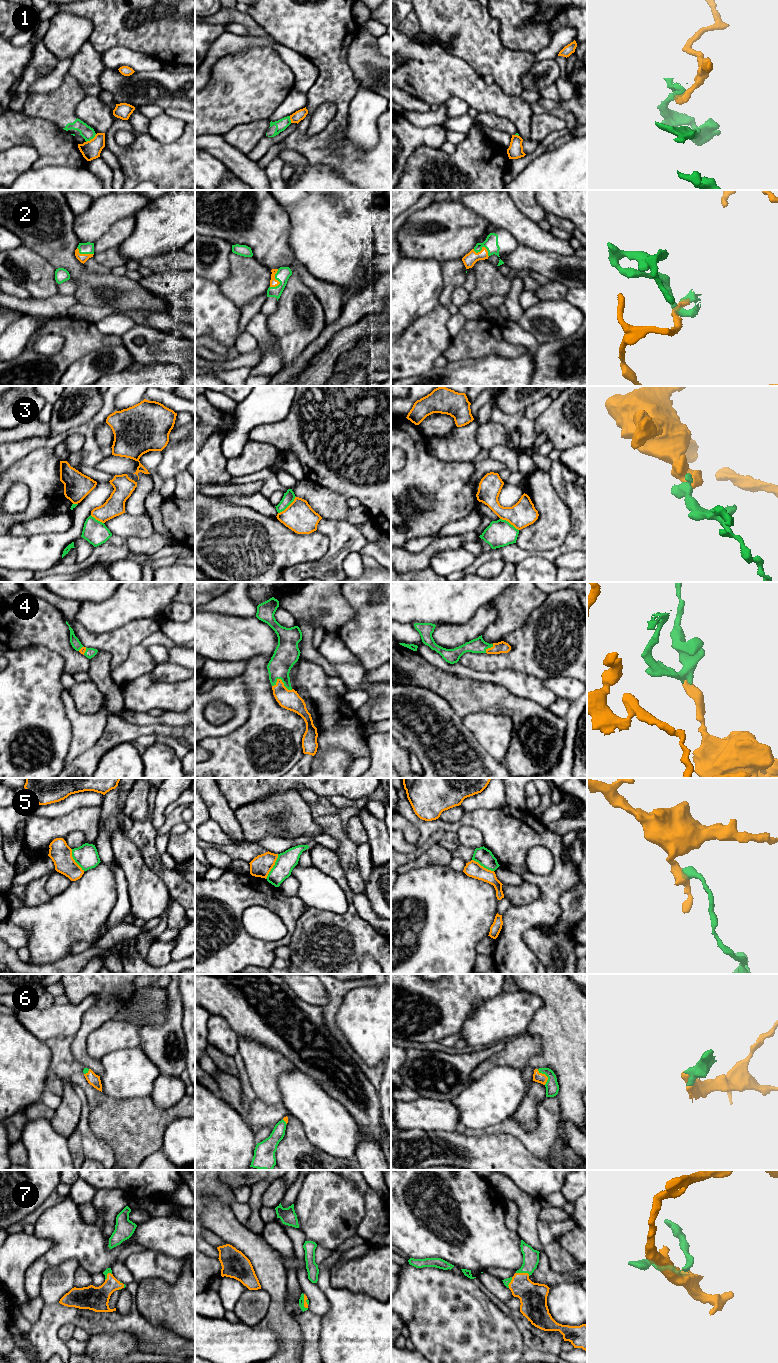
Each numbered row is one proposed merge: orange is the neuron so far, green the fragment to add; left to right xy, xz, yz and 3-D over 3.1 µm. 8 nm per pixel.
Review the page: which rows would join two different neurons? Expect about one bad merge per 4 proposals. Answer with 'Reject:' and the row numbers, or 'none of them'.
Reject: 1, 3, 5

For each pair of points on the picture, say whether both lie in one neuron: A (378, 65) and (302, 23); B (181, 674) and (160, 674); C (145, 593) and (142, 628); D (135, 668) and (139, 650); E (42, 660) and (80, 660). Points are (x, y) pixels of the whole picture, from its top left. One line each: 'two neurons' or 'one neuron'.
A: two neurons
B: one neuron
C: two neurons
D: one neuron
E: two neurons

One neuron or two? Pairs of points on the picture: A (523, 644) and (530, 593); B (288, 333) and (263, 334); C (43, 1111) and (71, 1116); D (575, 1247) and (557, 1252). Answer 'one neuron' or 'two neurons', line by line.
A: two neurons
B: two neurons
C: one neuron
D: two neurons

